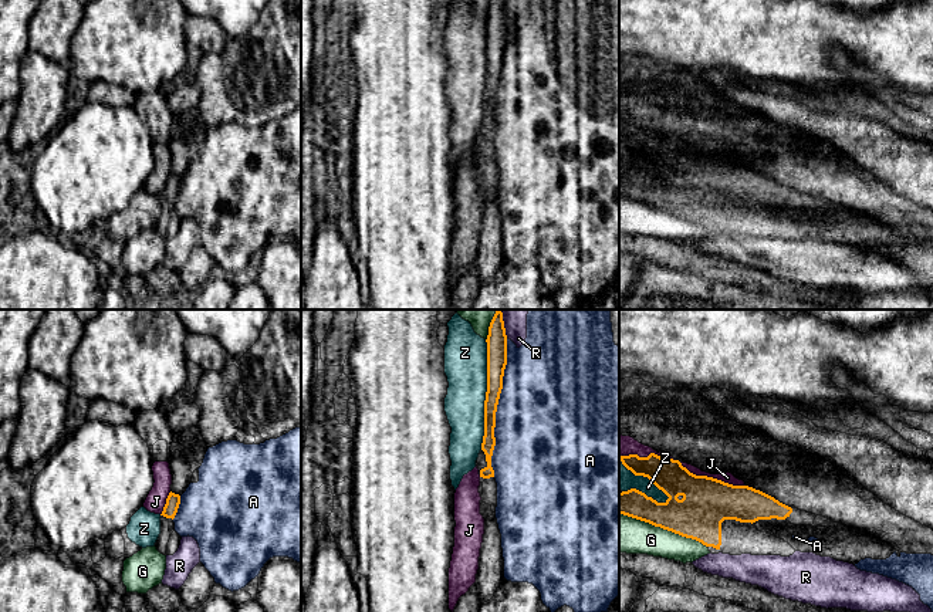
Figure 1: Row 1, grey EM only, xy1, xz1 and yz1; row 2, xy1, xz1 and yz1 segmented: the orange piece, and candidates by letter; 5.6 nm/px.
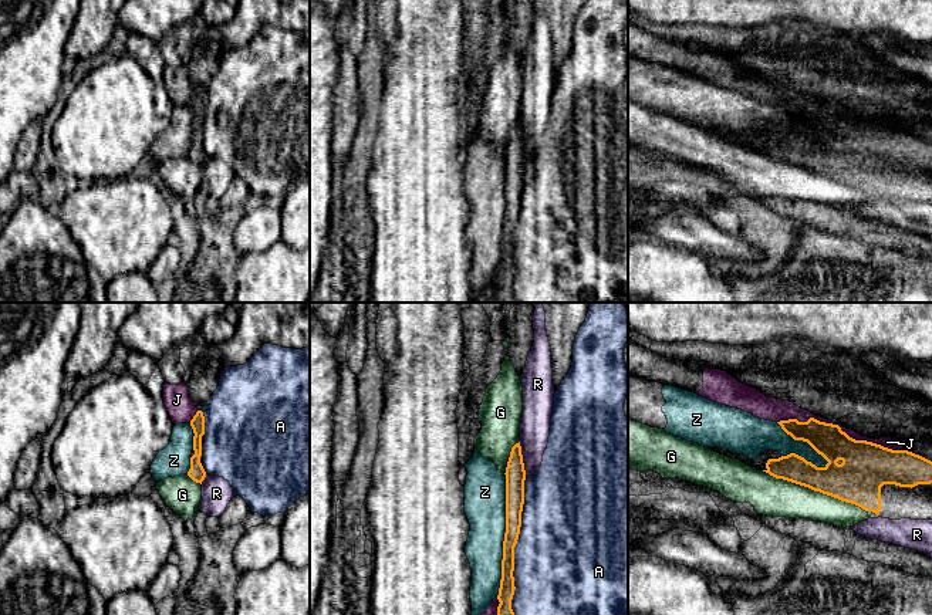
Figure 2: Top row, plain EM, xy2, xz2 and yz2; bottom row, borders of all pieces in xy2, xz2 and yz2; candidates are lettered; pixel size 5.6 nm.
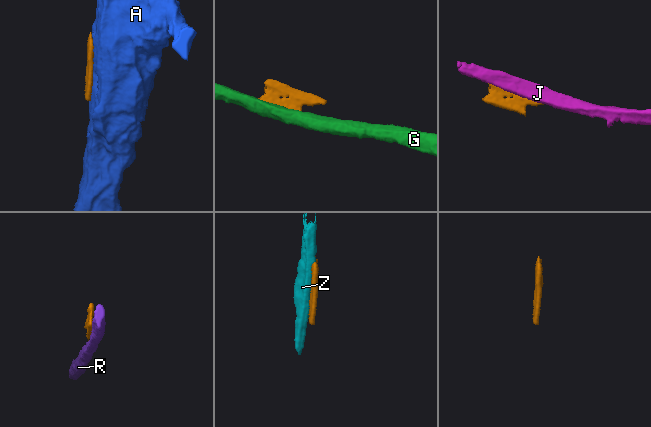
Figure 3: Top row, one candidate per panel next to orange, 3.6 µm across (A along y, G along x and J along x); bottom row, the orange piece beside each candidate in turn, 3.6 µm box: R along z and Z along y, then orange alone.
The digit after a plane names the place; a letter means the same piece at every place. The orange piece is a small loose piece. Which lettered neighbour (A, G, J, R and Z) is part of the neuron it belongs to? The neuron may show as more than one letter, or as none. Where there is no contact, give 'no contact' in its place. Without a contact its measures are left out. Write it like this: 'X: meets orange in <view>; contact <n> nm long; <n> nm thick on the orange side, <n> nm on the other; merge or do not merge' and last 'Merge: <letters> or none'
A: meets orange in xz2; contact 800 nm long; 100 nm thick on the orange side, 480 nm on the other; do not merge
G: meets orange in yz2; contact 650 nm long; 260 nm thick on the orange side, 220 nm on the other; do not merge
J: meets orange in yz1; contact 400 nm long; 280 nm thick on the orange side, 60 nm on the other; do not merge
R: meets orange in xz2; contact 200 nm long; 110 nm thick on the orange side, 180 nm on the other; do not merge
Z: meets orange in xz2; contact 700 nm long; 110 nm thick on the orange side, 240 nm on the other; do not merge
Merge: none

